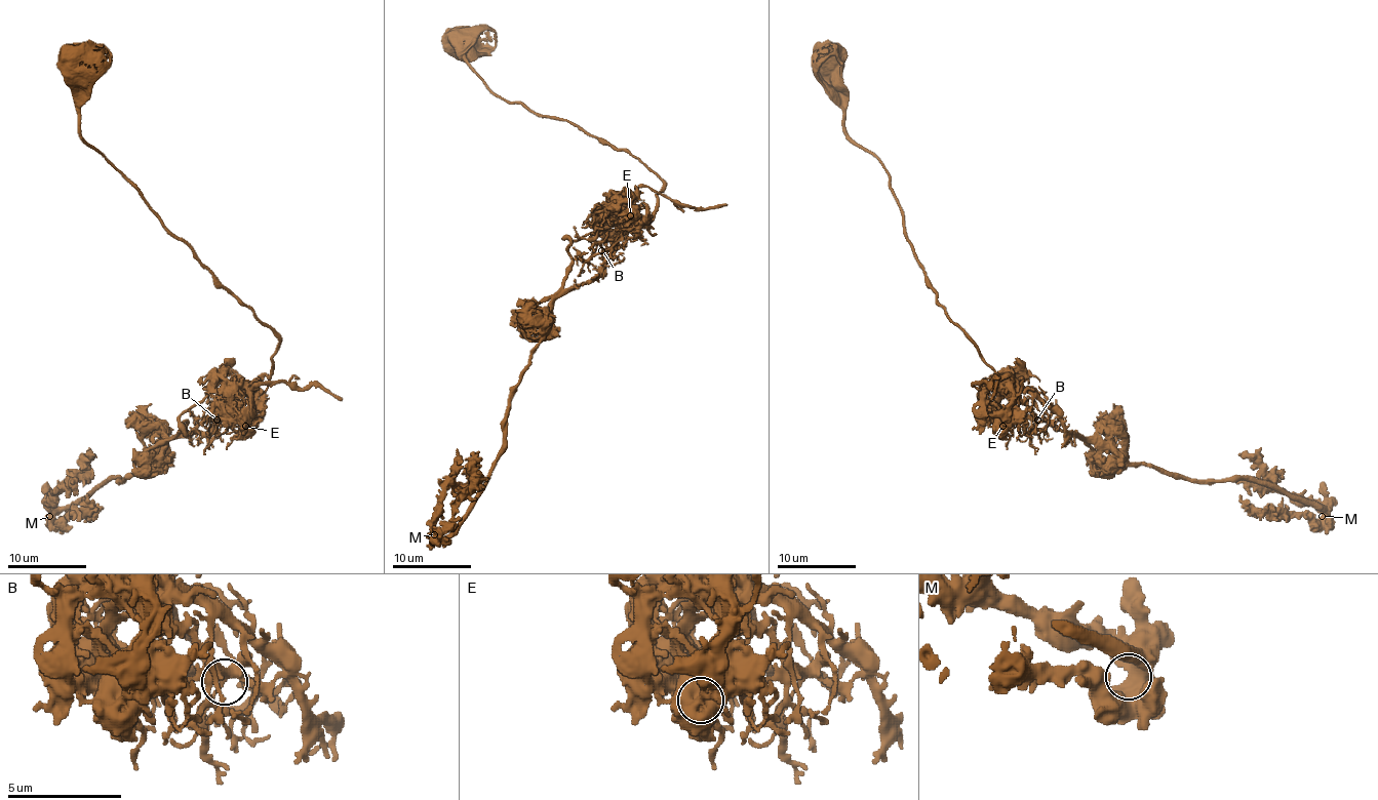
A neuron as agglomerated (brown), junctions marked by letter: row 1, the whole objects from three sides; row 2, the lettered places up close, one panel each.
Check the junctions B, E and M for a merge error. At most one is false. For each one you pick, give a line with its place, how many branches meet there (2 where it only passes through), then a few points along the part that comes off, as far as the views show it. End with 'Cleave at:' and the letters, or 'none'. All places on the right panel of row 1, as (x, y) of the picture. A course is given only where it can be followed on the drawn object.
E: Place: (1002, 426). Branches: 4. Course of the part to remove: (1001, 426), (1055, 424), (1098, 471), (1107, 417), (1096, 428)
Cleave at: E

